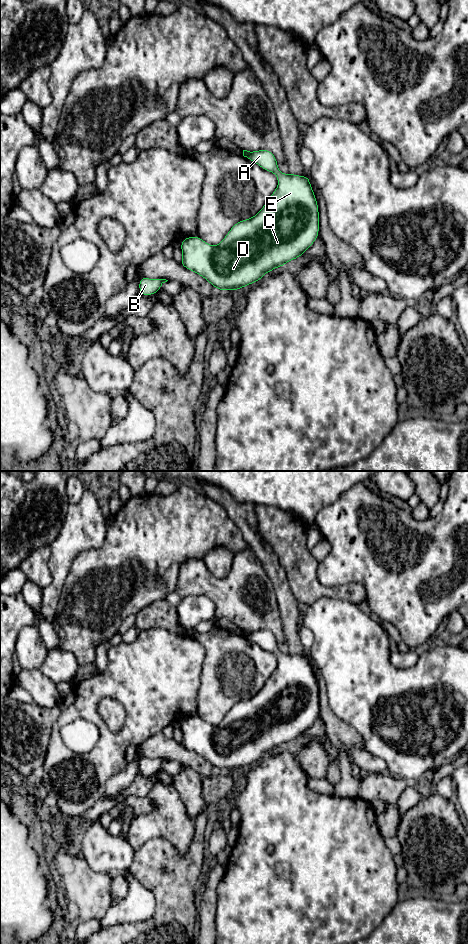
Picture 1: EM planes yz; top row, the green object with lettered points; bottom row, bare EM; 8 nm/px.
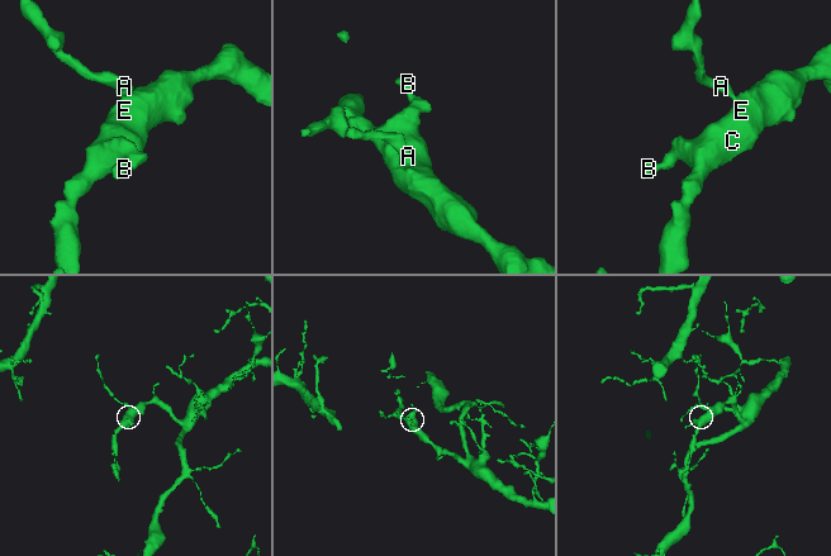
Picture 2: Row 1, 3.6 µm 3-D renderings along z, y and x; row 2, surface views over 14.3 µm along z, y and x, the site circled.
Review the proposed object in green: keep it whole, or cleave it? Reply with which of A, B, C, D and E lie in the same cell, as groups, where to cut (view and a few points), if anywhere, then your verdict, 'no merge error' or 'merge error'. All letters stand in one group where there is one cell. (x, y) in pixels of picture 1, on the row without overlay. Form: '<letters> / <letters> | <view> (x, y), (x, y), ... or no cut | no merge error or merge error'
A B C D E | no cut | no merge error

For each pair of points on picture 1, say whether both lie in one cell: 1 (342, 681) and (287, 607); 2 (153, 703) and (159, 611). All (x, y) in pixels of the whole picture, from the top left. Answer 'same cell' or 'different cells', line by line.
1: different cells
2: different cells

